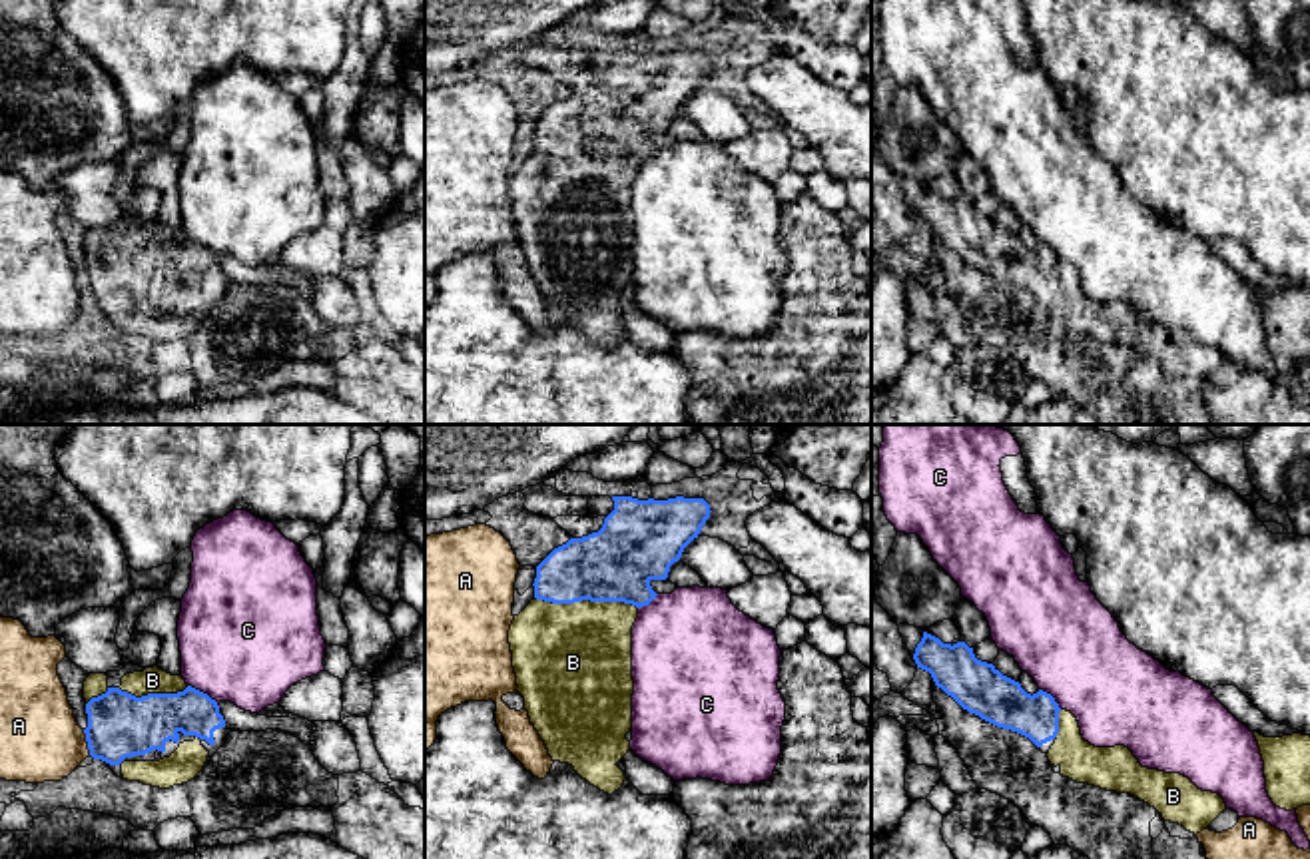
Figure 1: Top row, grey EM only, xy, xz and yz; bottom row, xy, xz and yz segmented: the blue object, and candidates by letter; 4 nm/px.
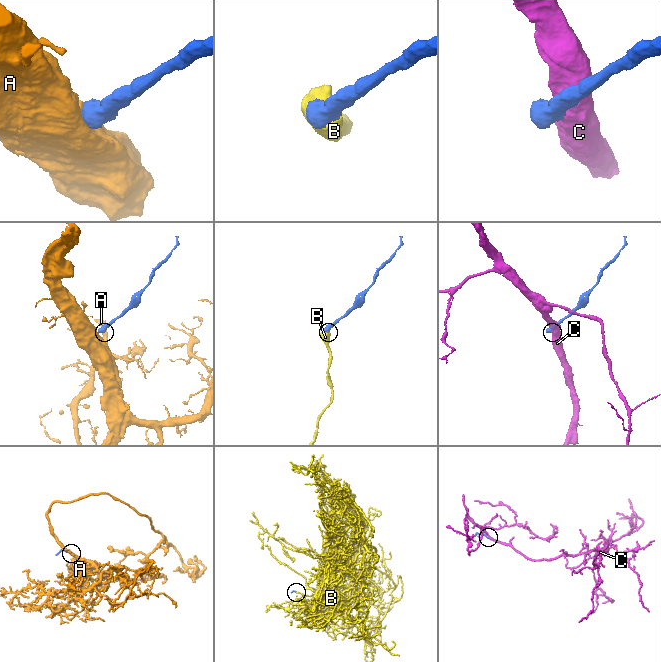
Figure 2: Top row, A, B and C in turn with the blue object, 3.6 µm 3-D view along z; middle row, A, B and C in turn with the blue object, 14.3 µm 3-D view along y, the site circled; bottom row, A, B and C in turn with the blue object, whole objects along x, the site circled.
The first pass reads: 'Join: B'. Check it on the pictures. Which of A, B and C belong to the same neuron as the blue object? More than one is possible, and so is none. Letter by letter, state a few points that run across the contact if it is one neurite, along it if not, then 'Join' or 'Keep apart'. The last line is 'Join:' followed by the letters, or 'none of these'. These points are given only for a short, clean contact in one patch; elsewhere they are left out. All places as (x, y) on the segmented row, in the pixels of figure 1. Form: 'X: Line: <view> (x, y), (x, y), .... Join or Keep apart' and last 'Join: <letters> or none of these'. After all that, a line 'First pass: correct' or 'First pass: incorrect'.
A: Line: xy (82, 730), (90, 754). Keep apart
B: Join
C: Line: xy (188, 684), (218, 702). Keep apart
Join: B
First pass: correct

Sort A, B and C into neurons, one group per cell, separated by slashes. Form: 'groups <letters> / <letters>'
groups A / B / C

